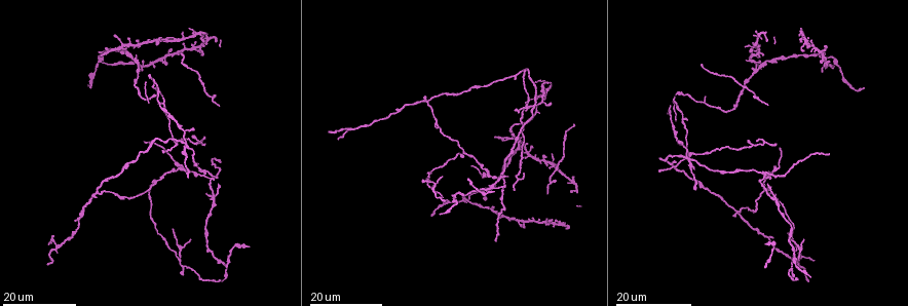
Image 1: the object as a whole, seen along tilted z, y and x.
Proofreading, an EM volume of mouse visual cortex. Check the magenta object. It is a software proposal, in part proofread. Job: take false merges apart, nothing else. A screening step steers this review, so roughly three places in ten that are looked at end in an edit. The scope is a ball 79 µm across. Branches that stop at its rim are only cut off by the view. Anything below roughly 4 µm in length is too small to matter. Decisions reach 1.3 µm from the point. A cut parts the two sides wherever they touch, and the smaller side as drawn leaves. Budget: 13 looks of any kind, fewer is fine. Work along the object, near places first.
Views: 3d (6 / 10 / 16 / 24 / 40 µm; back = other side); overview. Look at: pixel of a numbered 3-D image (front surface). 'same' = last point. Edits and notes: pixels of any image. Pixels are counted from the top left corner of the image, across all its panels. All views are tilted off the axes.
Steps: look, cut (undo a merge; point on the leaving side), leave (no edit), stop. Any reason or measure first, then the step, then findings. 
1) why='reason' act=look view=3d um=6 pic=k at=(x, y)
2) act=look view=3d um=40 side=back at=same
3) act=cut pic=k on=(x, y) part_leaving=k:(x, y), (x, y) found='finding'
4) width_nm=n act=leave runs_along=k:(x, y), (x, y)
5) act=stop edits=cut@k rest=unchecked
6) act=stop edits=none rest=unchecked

why='three arms meet' act=look view=3d um=24 pic=1 at=(182, 167)

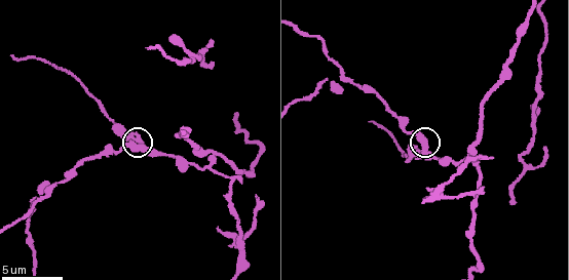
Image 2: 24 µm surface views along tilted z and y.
act=look view=3d um=6 pic=2 at=(423, 148)

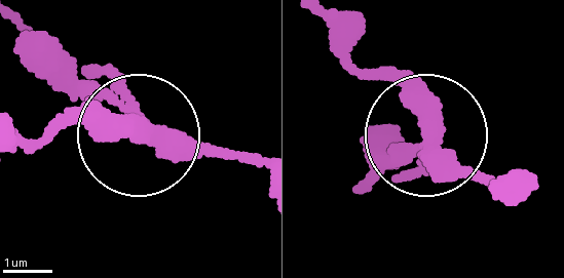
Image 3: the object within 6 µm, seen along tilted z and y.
arms=3 act=cut pic=3 on=(86, 86) part_leaving=3:(144, 122), (258, 164) found='two neurons meet here'

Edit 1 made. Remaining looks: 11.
act=look view=3d um=10 pic=2 at=(342, 77)

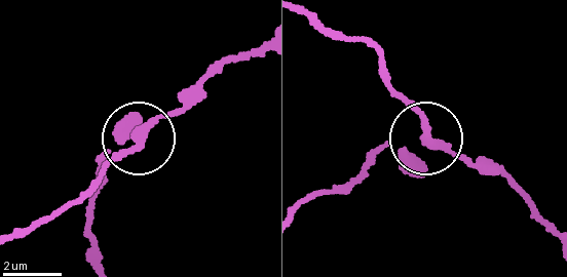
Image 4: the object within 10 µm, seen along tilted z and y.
width_nm=260 act=leave runs_along=4:(16, 234), (84, 194), (135, 150), (150, 124), (213, 76) found='continuous, no second neuron'

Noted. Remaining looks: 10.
why='four-way junction' act=look view=3d um=16 pic=1 at=(426, 102)

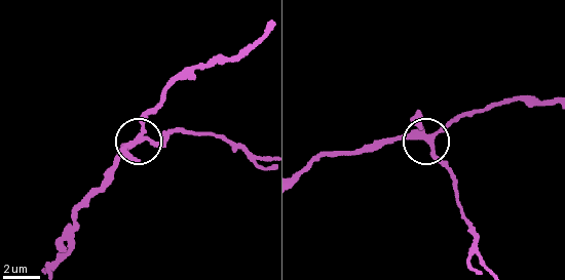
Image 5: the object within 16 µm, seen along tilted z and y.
act=look view=3d um=10 pic=5 at=(136, 143)

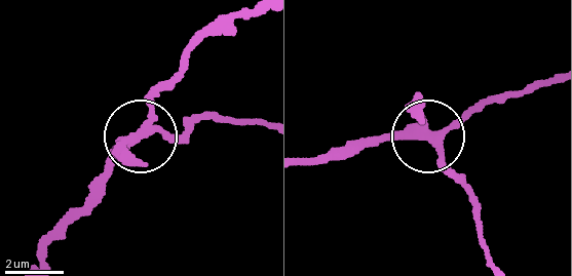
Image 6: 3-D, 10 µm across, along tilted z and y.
width_nm=260 act=leave runs_along=6:(547, 79), (436, 132), (358, 140) found='all the same neuron'

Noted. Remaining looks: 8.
why='sudden change in width' act=look view=3d um=10 pic=2 at=(213, 151)

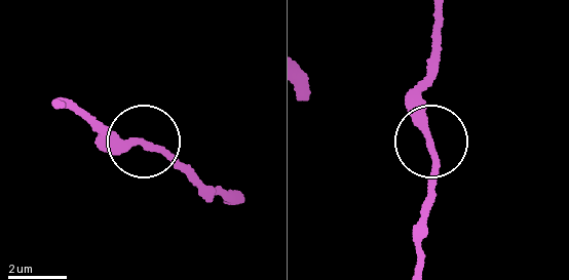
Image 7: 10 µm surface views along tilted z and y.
act=look view=3d um=10 side=back pic=7 at=(427, 140)

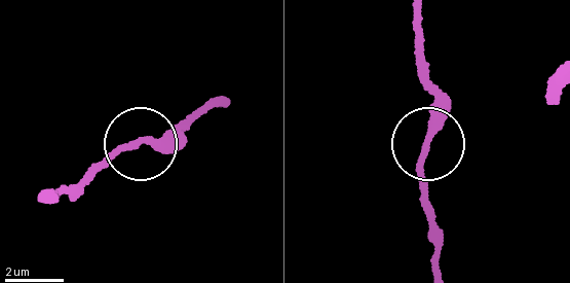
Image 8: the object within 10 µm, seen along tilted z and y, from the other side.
act=leave found='continuous, no second neuron'

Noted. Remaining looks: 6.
why='three arms meet' act=look view=3d um=16 pic=1 at=(181, 261)

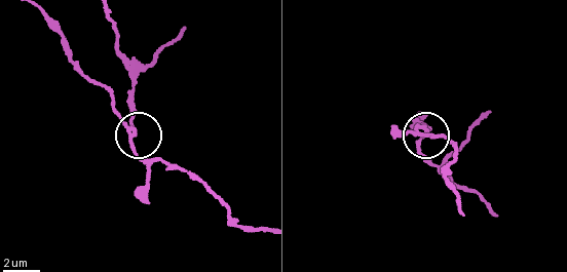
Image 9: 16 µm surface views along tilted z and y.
act=look view=3d um=10 pic=9 at=(134, 132)

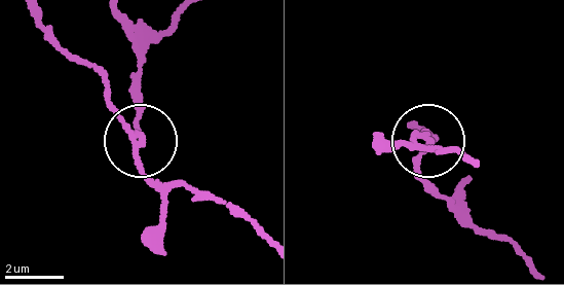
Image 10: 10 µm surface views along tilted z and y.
act=look view=3d um=10 side=back pic=10 at=(141, 137)

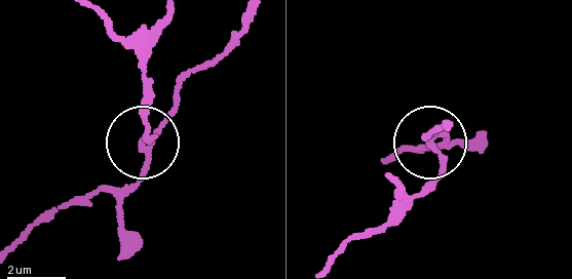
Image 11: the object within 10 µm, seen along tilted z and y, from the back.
side_arm_um=12 arms=3 act=cut pic=11 on=(145, 137) found='a second neuron is stuck on'

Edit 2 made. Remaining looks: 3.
why='branch point' act=look view=3d um=16 pic=1 at=(348, 130)

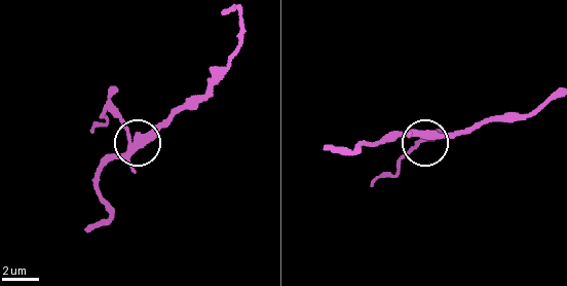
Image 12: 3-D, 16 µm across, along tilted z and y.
act=look view=3d um=6 pic=12 at=(422, 133)

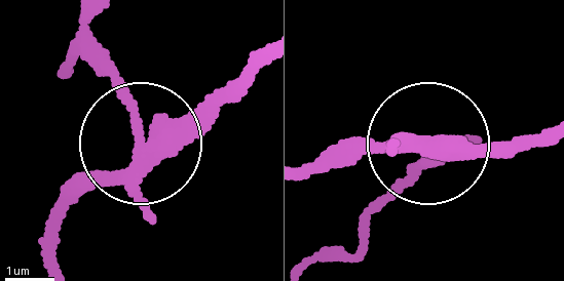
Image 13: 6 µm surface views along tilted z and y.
side_arm_um=6 act=cut pic=13 on=(122, 90) found='two neurons meet here'

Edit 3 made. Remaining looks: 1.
act=stop edits=cut@3,cut@11,cut@13 rest=unchecked

